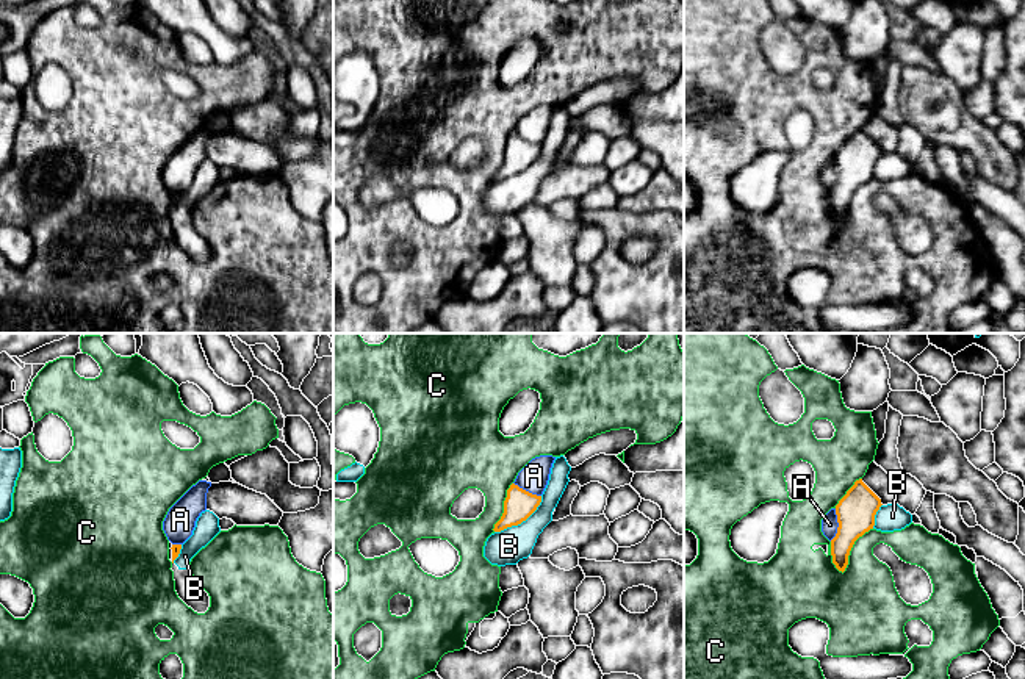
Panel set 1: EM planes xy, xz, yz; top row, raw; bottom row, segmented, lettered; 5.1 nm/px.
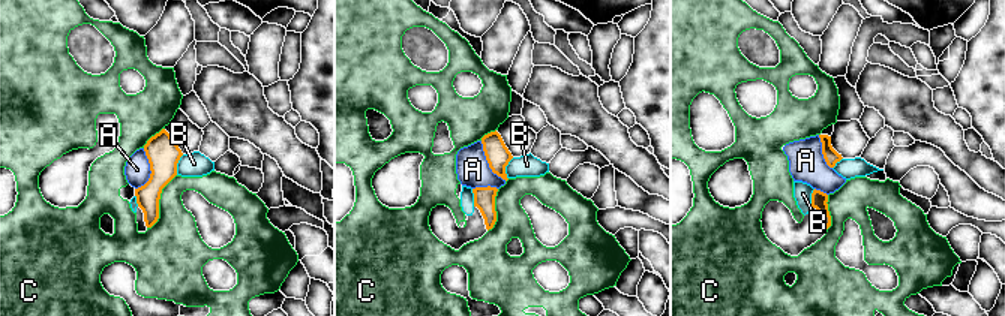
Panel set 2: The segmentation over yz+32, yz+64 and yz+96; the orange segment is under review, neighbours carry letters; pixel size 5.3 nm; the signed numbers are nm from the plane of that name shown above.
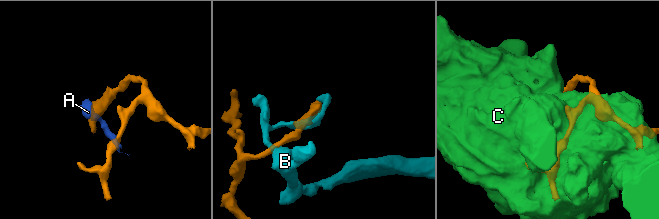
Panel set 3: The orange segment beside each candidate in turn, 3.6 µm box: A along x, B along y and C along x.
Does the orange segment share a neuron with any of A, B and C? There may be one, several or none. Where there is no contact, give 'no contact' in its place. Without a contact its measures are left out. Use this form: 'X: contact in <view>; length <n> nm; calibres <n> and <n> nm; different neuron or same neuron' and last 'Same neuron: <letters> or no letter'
A: contact in yz; length 170 nm; calibres 200 and 90 nm; different neuron
B: contact in xz; length 320 nm; calibres 160 and 180 nm; different neuron
C: contact in yz; length 280 nm; calibres 200 and 320 nm; different neuron
Same neuron: no letter

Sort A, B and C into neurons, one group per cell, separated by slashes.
A / B / C

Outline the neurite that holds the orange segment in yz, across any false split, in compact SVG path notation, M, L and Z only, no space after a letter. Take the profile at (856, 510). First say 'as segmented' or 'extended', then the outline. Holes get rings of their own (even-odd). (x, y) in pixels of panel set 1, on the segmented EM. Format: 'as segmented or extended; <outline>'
as segmented; M862 479L856 480L836 505L839 527L836 537L831 540L831 555L839 571L845 571L854 541L873 529L875 515L881 505L881 499Z

